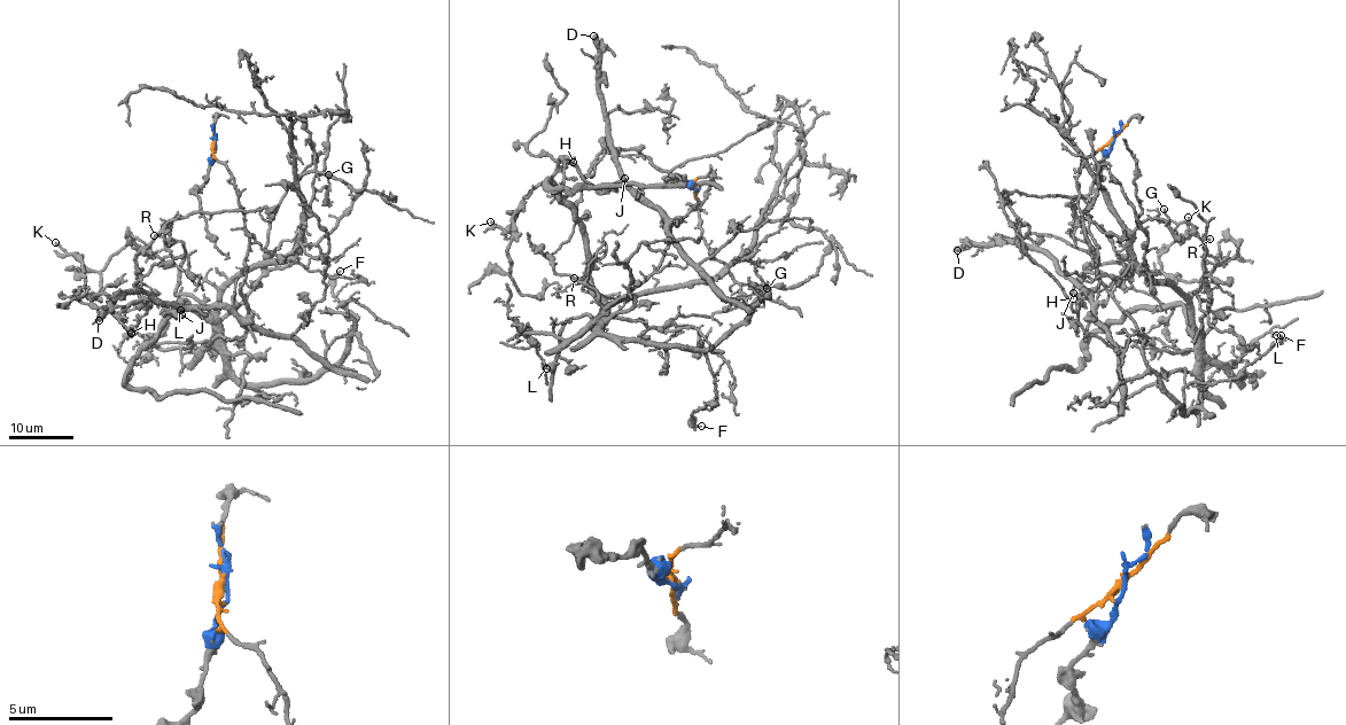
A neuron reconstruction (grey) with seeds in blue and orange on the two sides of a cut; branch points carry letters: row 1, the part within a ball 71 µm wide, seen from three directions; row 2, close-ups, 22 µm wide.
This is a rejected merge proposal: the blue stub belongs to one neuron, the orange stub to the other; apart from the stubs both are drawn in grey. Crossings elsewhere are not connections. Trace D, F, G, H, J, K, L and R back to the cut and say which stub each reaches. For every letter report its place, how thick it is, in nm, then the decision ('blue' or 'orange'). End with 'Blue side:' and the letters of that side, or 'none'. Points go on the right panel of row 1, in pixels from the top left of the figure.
D: (957, 250) | 550 nm | blue
F: (1281, 335) | 140 nm | orange
G: (1164, 209) | 110 nm | orange
H: (1073, 298) | 140 nm | blue
J: (1073, 293) | 190 nm | blue
K: (1188, 217) | 140 nm | blue
L: (1276, 335) | 80 nm | orange
R: (1210, 239) | 130 nm | orange
Blue side: D, H, J, K

